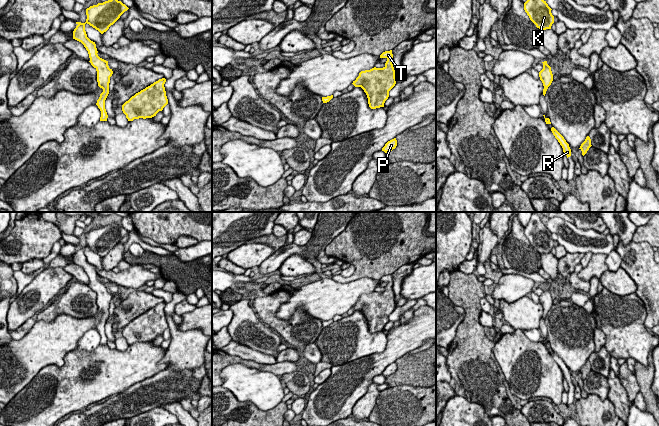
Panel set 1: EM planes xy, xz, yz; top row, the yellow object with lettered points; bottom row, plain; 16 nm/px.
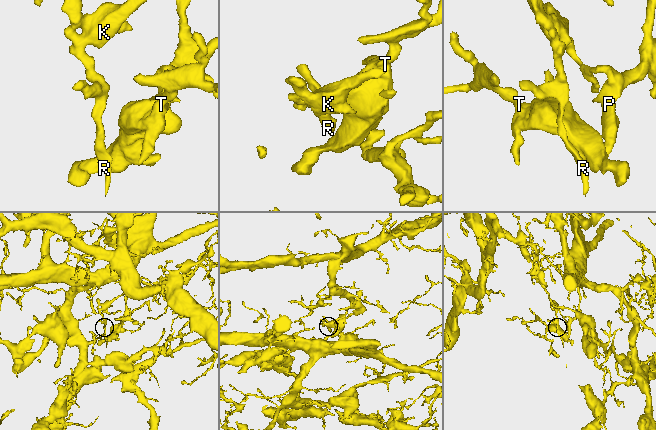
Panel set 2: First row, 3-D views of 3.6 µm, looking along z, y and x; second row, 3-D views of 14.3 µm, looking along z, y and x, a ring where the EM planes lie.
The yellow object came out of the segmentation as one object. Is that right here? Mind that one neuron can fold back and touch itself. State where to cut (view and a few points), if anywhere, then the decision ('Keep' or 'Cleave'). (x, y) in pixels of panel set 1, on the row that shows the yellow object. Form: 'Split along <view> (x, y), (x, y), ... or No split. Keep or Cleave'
Split along xy (108, 88), (103, 90). Cleave

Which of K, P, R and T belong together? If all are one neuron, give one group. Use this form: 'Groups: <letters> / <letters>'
Groups: K / P R T

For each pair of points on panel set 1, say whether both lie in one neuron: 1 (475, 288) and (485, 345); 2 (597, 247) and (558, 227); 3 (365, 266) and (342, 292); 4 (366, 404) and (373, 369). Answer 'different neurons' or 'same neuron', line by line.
1: same neuron
2: same neuron
3: different neurons
4: different neurons

